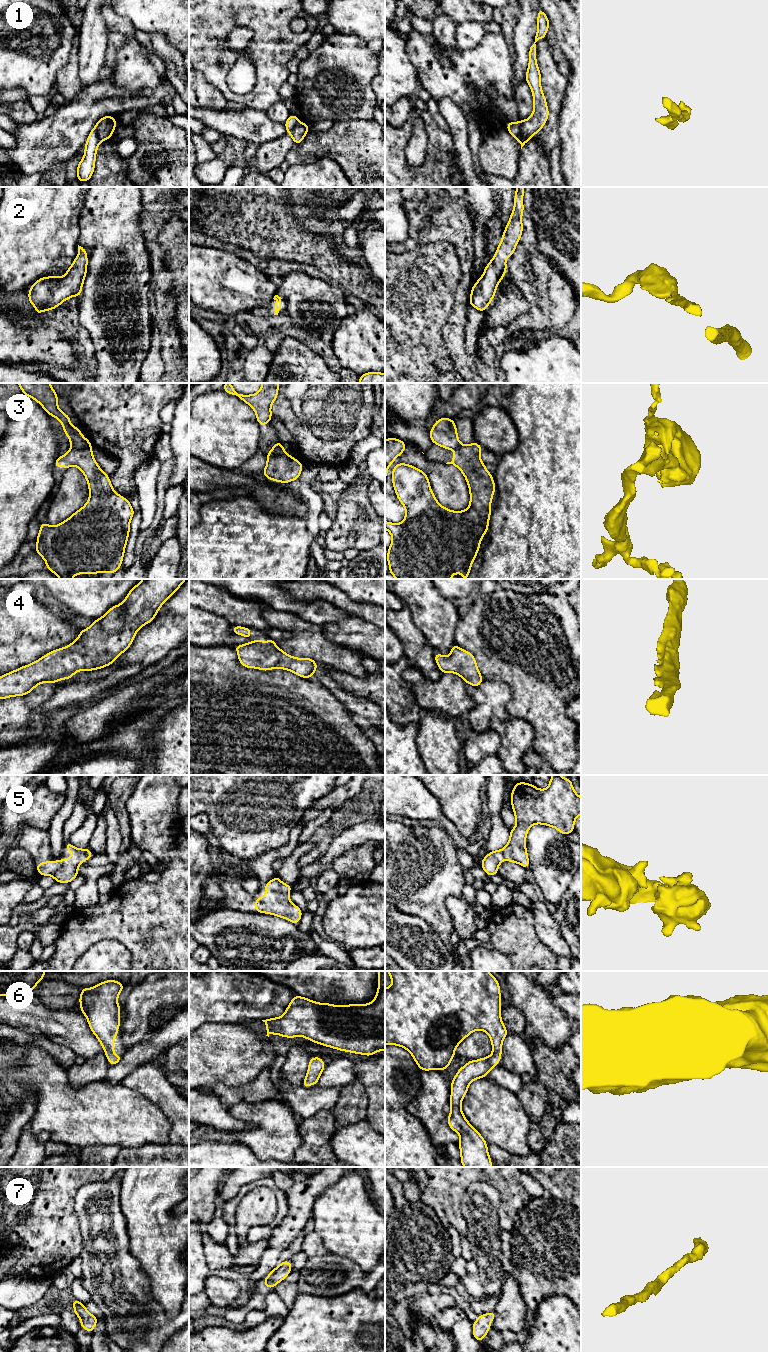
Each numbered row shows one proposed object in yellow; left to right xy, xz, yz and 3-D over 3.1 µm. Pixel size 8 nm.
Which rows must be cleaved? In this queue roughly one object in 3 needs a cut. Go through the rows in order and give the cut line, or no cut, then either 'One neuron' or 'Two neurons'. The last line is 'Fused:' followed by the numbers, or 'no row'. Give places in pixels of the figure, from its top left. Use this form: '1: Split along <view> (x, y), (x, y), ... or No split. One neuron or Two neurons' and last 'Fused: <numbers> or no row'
1: Split along yz (519, 121), (520, 135), (526, 141). Two neurons
2: No split. One neuron
3: Split along xy (90, 444), (82, 448), (71, 448). Two neurons
4: No split. One neuron
5: No split. One neuron
6: No split. One neuron
7: No split. One neuron
Fused: 1, 3

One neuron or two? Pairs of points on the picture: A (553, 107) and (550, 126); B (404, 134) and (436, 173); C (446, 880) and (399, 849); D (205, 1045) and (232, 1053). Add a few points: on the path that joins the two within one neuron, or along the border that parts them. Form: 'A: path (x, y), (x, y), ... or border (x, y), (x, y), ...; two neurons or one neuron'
A: path (553, 112), (552, 121); one neuron
B: path (400, 149), (400, 160), (413, 173), (421, 173); one neuron
C: path (434, 874), (424, 874), (411, 861); one neuron
D: path (212, 1052), (225, 1053); one neuron

